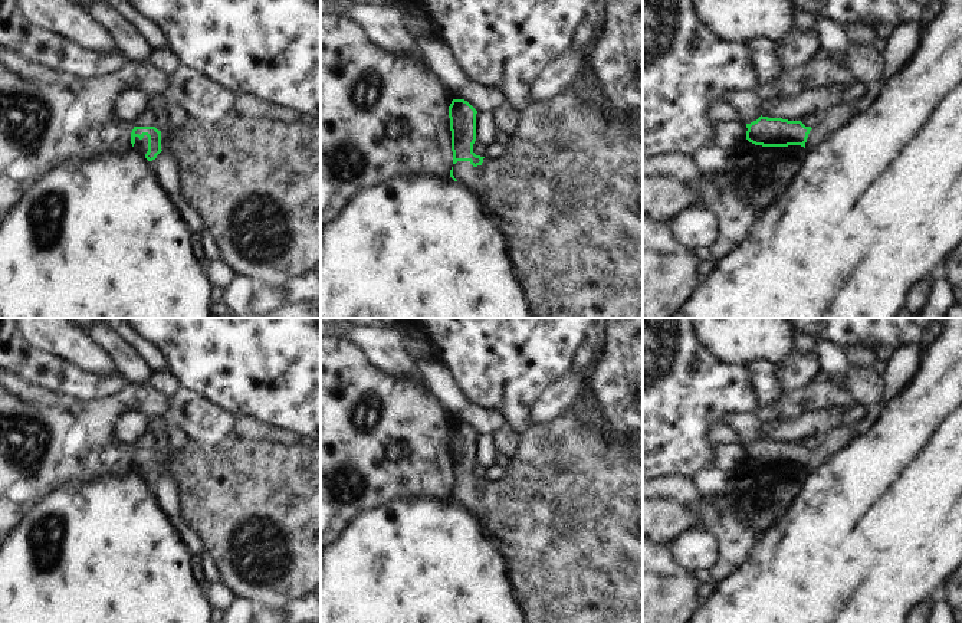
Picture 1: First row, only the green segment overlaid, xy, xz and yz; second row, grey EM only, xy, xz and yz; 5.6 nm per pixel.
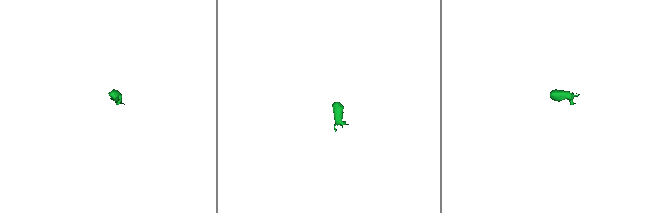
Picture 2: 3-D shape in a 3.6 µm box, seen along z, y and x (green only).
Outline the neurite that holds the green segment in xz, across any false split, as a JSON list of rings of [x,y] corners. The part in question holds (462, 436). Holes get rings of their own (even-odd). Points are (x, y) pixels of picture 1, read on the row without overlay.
[[[569,409],[542,426],[521,432],[516,453],[509,459],[505,475],[496,482],[489,482],[473,475],[473,466],[476,463],[476,436],[477,433],[464,422],[453,422],[449,429],[453,473],[450,499],[476,517],[483,537],[503,558],[513,597],[526,623],[643,623],[643,455],[638,453],[630,442],[621,440],[617,433],[604,433],[592,426],[587,426],[578,414]],[[569,515],[577,518],[578,527],[574,538],[564,538],[561,535],[564,519]]]

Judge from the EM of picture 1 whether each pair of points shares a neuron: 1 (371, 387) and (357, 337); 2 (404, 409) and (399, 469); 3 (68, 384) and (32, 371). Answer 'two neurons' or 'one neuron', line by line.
1: two neurons
2: one neuron
3: one neuron

